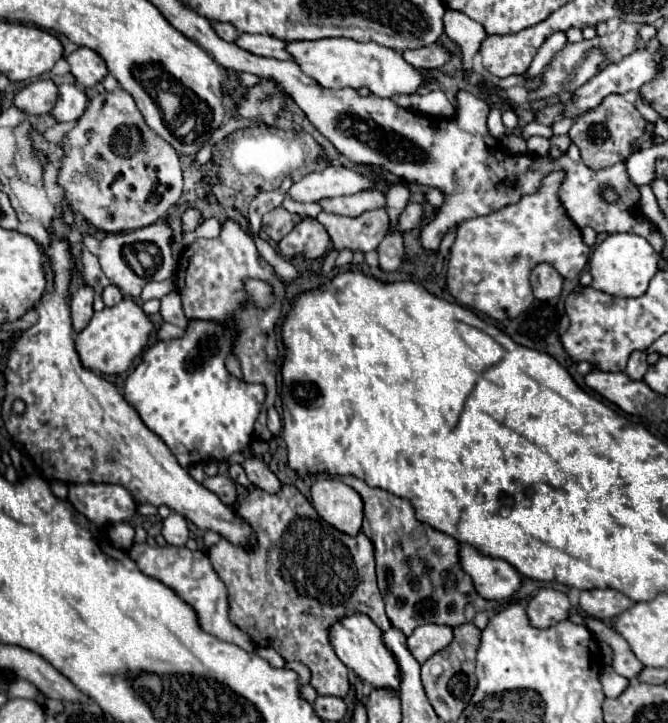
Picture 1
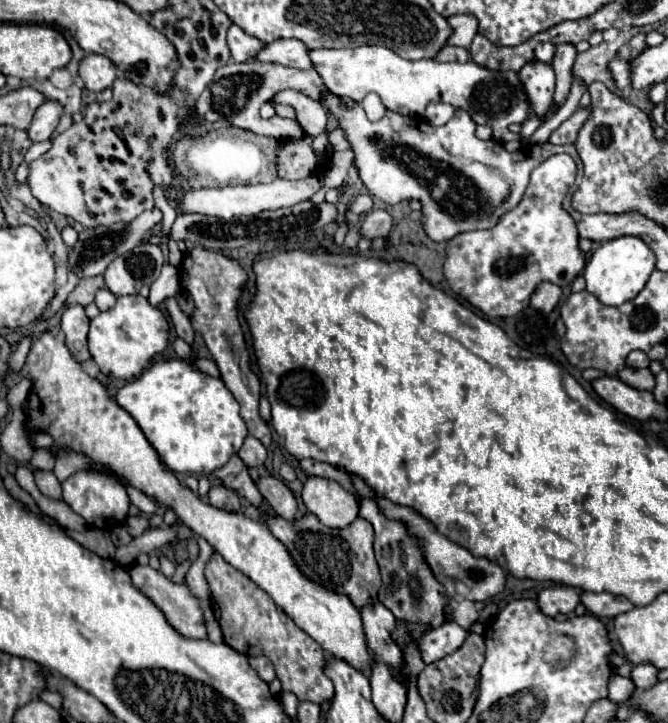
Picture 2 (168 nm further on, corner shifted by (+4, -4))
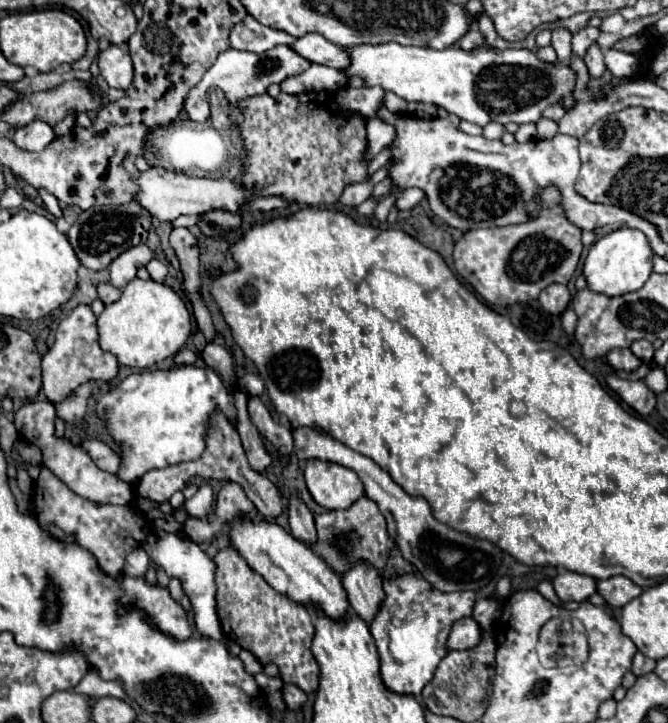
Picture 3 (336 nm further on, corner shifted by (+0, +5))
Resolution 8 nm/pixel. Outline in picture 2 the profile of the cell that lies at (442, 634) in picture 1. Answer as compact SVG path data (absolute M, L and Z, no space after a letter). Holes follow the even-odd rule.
M447 621L445 625L427 631L423 639L419 639L419 653L423 655L423 663L435 663L441 657L453 653L465 641L467 631L459 627L455 621Z

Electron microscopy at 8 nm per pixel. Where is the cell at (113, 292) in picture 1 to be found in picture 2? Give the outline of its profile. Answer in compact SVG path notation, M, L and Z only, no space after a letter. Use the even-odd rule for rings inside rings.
M99 289L97 291L97 297L95 297L95 303L97 303L97 307L101 309L101 311L107 311L107 309L111 309L113 305L115 305L115 295L109 291L109 289Z

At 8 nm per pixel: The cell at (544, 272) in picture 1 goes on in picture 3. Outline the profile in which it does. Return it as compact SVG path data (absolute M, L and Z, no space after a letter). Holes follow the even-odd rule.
M551 284L551 286L547 286L543 292L541 292L541 296L539 296L539 302L541 302L541 306L549 312L549 314L563 314L563 310L567 308L567 304L569 304L569 300L571 300L571 294L569 294L569 290L567 290L567 286L563 286L563 284Z

